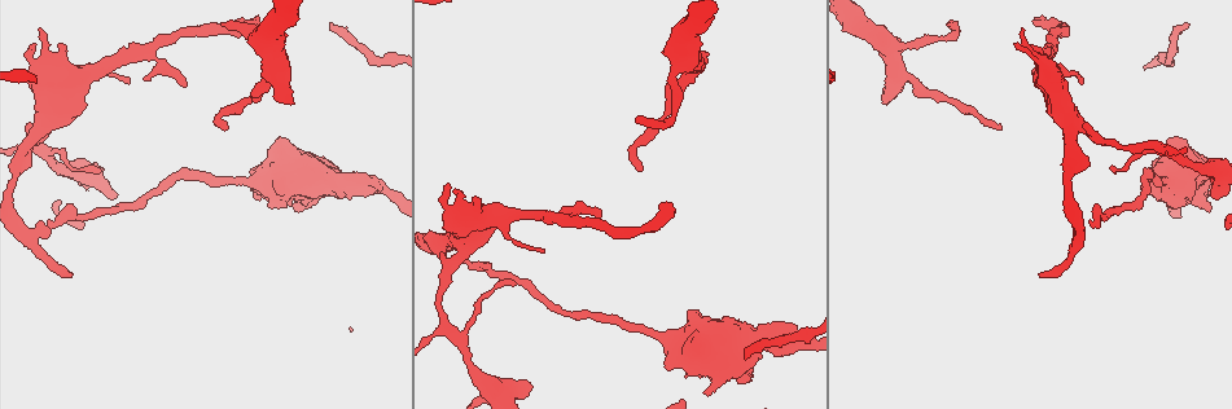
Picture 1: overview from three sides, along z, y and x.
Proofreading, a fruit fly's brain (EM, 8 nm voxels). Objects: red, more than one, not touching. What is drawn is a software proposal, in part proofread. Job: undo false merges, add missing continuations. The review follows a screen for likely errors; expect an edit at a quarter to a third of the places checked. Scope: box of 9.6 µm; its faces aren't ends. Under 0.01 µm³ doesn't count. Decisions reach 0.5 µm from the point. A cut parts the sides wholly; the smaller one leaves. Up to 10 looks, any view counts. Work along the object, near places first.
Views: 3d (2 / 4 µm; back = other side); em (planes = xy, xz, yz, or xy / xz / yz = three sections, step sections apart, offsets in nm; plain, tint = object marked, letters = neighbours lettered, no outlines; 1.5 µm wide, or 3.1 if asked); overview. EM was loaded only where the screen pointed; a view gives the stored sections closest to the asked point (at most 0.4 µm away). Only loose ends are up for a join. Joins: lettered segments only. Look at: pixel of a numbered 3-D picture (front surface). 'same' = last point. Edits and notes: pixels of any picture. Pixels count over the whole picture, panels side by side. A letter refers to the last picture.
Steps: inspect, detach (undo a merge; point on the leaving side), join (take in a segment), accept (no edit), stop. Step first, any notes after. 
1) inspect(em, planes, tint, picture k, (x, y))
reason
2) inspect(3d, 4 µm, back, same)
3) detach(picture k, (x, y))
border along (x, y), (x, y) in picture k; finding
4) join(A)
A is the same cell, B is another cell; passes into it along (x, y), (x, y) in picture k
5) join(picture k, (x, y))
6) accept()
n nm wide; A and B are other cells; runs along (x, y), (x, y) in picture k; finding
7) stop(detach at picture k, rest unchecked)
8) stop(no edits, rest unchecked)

inspect(em, planes, plain, picture 1, (642, 168))

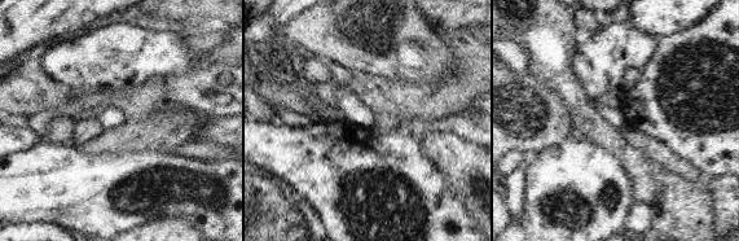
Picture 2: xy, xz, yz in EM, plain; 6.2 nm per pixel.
inspect(em, planes, tint, same)

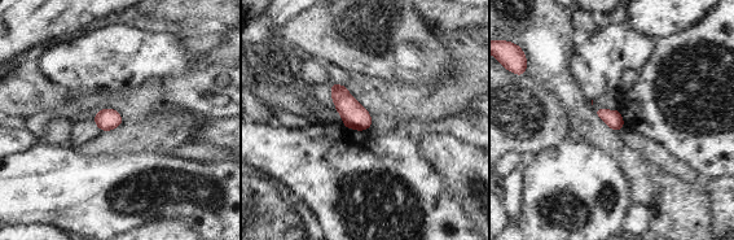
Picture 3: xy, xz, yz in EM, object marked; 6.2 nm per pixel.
inspect(em, planes, letters, same)

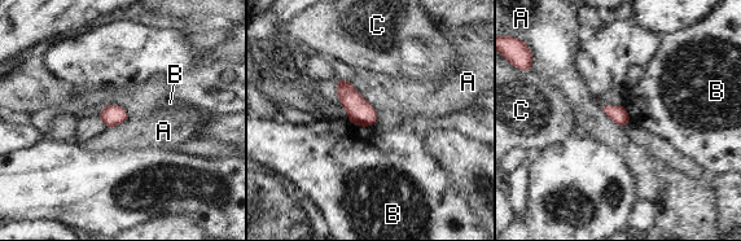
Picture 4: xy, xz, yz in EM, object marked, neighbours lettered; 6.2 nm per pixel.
accept()
A, B and C are other cells; border along (349, 80), (376, 109) in picture 4; none of them fits

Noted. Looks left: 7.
inspect(3d, 4 µm, picture 1, (884, 103))
stops while still wide

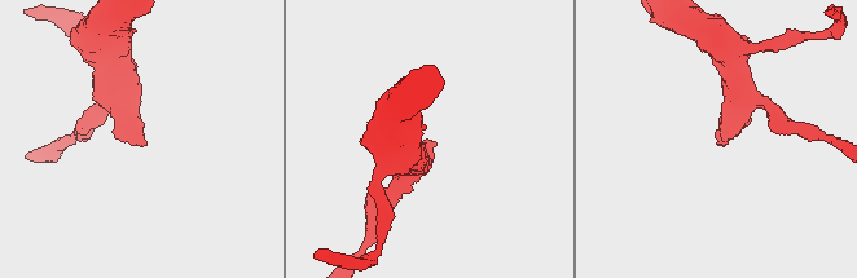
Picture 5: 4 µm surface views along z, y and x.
inspect(em, yz, step 8, plain, picture 5, (720, 144))

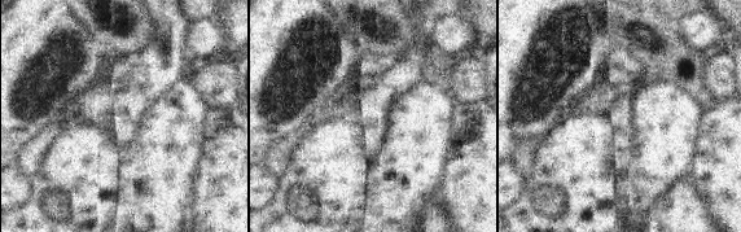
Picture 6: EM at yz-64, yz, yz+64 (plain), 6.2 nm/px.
inspect(em, yz, step 8, letters, same)

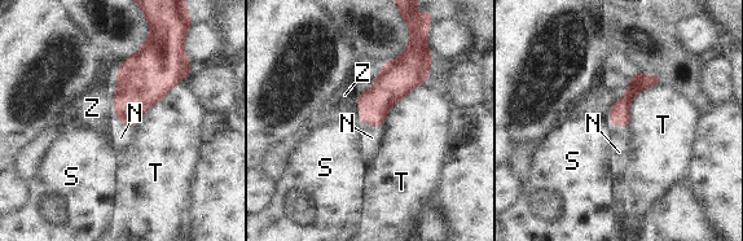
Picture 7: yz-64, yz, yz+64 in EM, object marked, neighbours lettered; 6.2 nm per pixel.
join(N)
N is the same cell, S, T and Z are other cells; passes into it along (374, 105), (370, 125), (372, 137) in picture 7; it goes on there

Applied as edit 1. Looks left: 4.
inspect(em, xy, step 4, tint, picture 1, (949, 33))
sharp bend

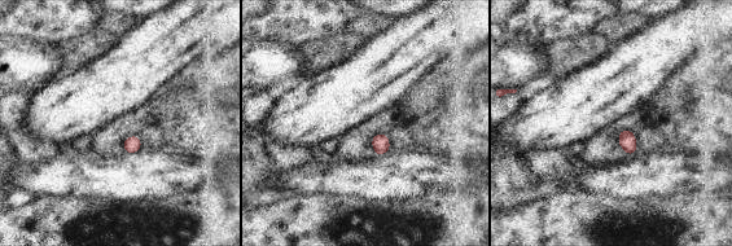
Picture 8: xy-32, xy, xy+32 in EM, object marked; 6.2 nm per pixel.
inspect(em, planes, tint, same)
another direction

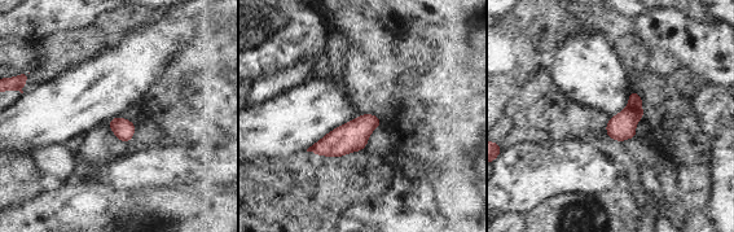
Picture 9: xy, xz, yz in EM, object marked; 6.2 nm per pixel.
inspect(em, planes, letters, same)
what lies round it

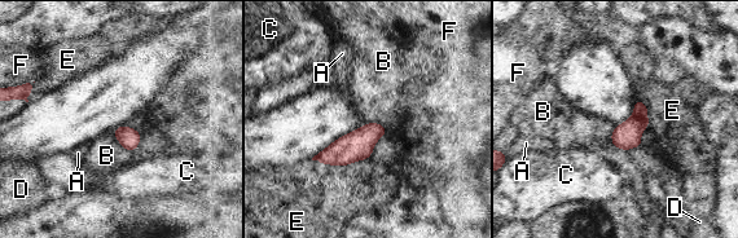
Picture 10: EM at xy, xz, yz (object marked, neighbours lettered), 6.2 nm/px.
accept()
120 nm wide; A, B, C, D, E and F are other cells; border along (615, 126), (611, 141), (626, 151) in picture 10; all the same neuron

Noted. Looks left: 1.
inspect(em, planes, letters, picture 1, (329, 25))
free end

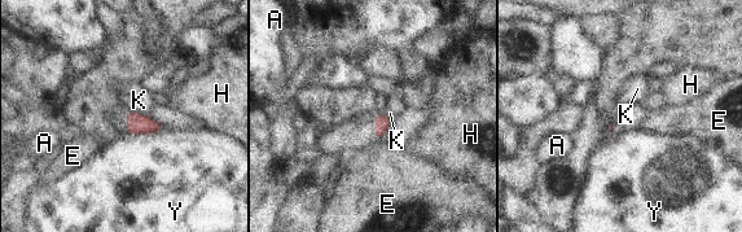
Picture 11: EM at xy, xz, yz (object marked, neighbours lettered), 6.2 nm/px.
accept()
A, E, H, K and Y are other cells; border along (130, 109), (148, 117) in picture 11; no lettered segment goes on from it

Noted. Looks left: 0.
stop(join at picture 7, rest unchecked)

